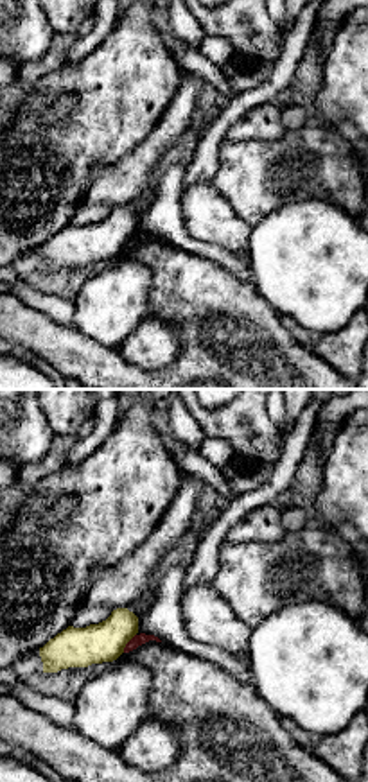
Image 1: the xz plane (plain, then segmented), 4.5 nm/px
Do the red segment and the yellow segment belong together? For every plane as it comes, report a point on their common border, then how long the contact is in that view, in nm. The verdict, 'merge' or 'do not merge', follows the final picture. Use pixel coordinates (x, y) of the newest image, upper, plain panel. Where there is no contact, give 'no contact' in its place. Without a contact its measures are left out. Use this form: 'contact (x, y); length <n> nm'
contact (128, 241); length 110 nm

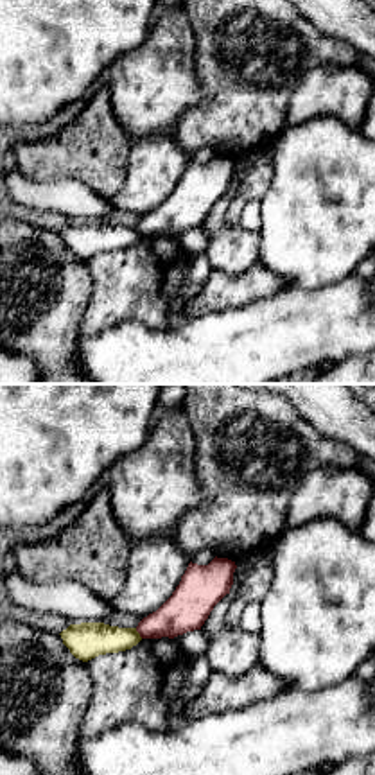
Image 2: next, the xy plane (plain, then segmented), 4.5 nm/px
contact (139, 230); length 60 nm

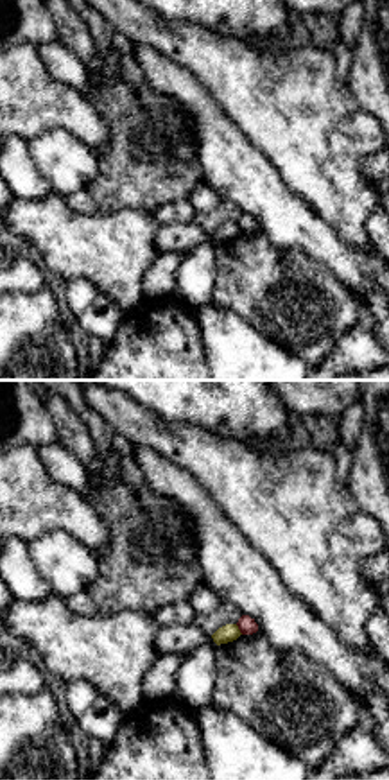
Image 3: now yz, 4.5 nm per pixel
contact (239, 226); length 60 nm

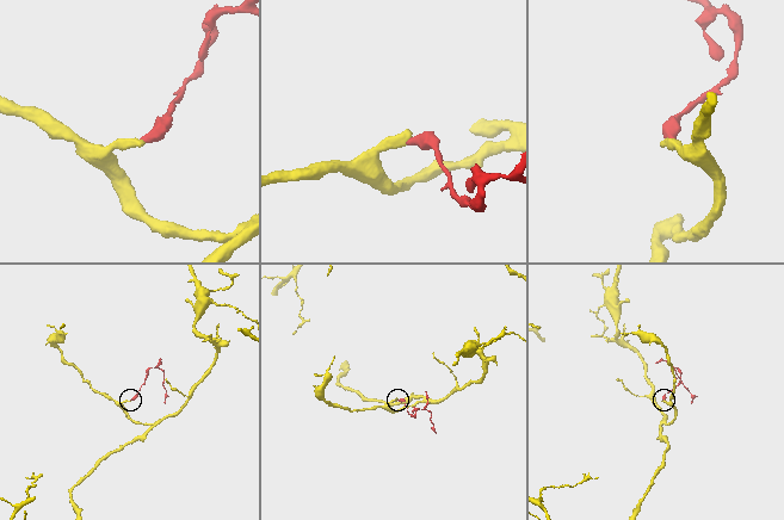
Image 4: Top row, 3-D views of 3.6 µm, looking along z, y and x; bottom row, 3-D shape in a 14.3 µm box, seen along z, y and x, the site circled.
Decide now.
do not merge

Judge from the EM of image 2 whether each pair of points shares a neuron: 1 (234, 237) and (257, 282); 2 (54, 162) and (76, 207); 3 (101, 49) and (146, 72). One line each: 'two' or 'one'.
1: two
2: two
3: two

